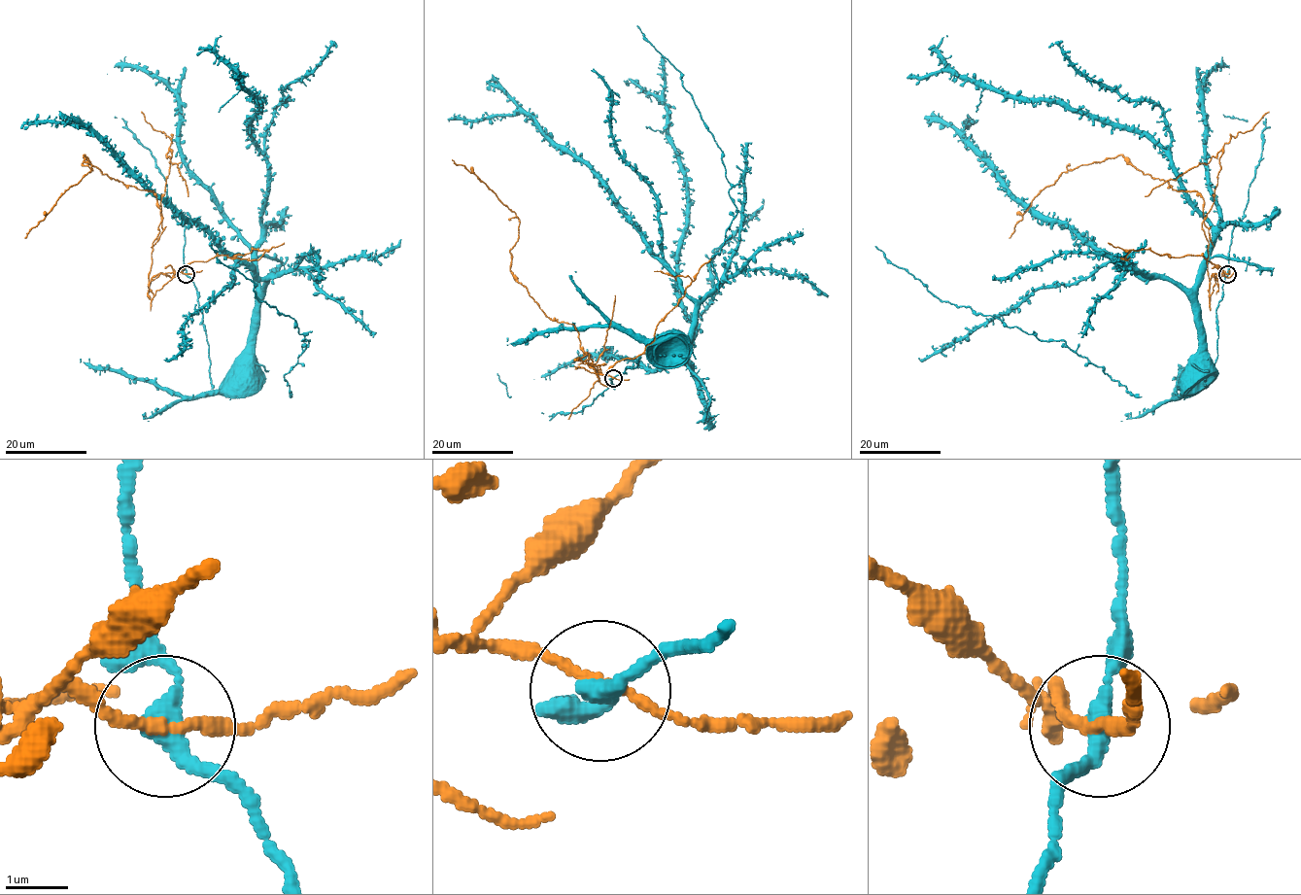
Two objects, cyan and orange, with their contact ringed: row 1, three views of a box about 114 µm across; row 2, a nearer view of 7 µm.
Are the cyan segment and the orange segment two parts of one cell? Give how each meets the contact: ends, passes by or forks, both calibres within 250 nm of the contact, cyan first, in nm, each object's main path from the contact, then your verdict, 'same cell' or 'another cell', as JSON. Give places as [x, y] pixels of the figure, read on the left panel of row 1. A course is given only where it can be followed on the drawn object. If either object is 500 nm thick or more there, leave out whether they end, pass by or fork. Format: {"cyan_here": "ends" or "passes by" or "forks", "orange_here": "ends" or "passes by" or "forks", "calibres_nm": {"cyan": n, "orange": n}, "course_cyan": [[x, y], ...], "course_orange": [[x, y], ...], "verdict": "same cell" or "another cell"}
{"cyan_here": "passes by", "orange_here": "passes by", "calibres_nm": {"cyan": 320, "orange": 160}, "course_cyan": [[186, 273], [196, 289], [208, 345], [212, 386], [219, 388], [248, 359]], "course_orange": [[186, 273], [147, 293], [161, 220], [156, 194], [102, 174], [85, 155], [92, 170], [25, 238]], "verdict": "another cell"}

